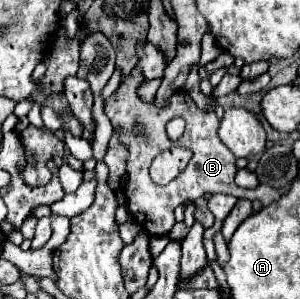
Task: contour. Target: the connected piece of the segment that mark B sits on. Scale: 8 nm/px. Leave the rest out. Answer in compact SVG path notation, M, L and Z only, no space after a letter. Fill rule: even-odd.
M131 71L131 77L125 79L121 83L121 87L117 89L117 93L105 101L105 115L111 119L113 127L123 129L121 139L123 139L123 145L127 145L127 149L129 149L127 183L123 187L123 191L127 195L127 209L129 209L131 217L147 233L167 235L175 223L175 217L173 217L175 207L187 199L191 199L191 201L203 199L207 193L225 193L225 195L233 195L237 199L261 201L263 207L283 195L283 191L279 191L279 189L275 191L275 187L269 187L269 185L262 183L254 189L237 187L233 181L235 171L237 171L235 169L235 155L223 145L223 141L217 135L219 121L217 121L215 113L205 113L205 111L197 109L197 105L191 101L191 97L185 91L179 91L177 95L173 95L169 105L161 107L161 109L153 107L153 103L143 103L137 97L137 87L141 81L143 81L141 75ZM173 117L183 117L187 123L183 137L175 143L169 141L169 137L165 133L165 125ZM171 145L179 145L179 147L189 149L193 153L193 157L191 157L187 169L181 171L169 185L155 185L153 179L149 177L149 165L161 153L161 149L169 149Z

